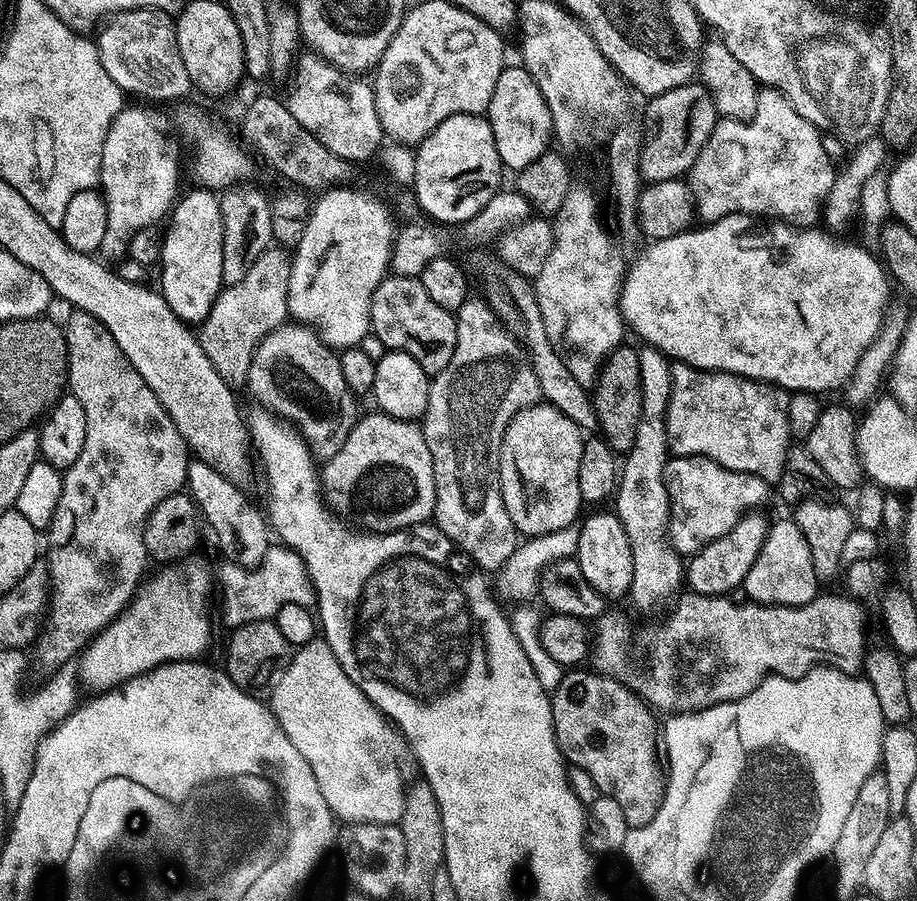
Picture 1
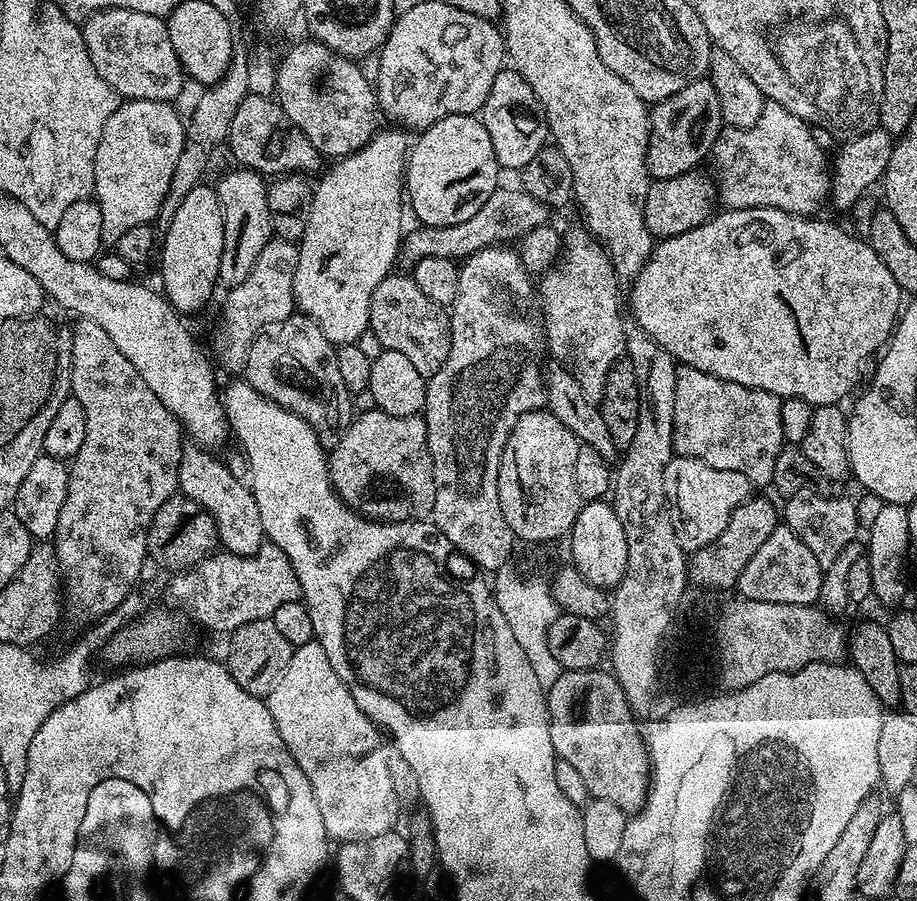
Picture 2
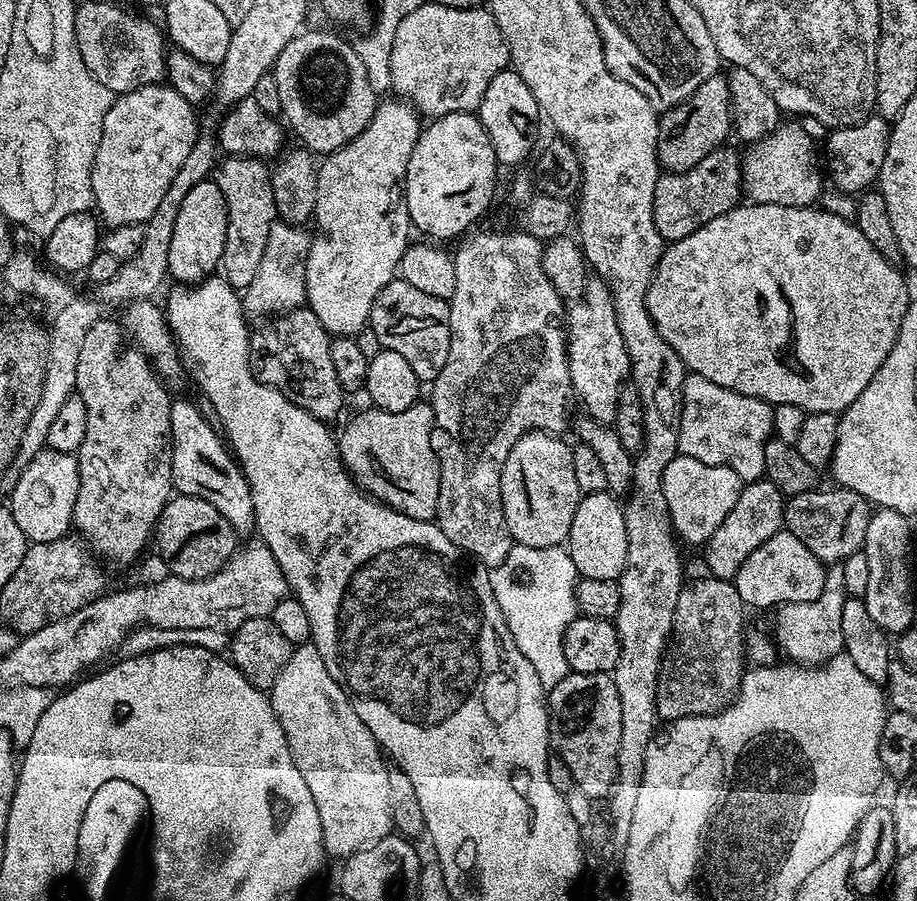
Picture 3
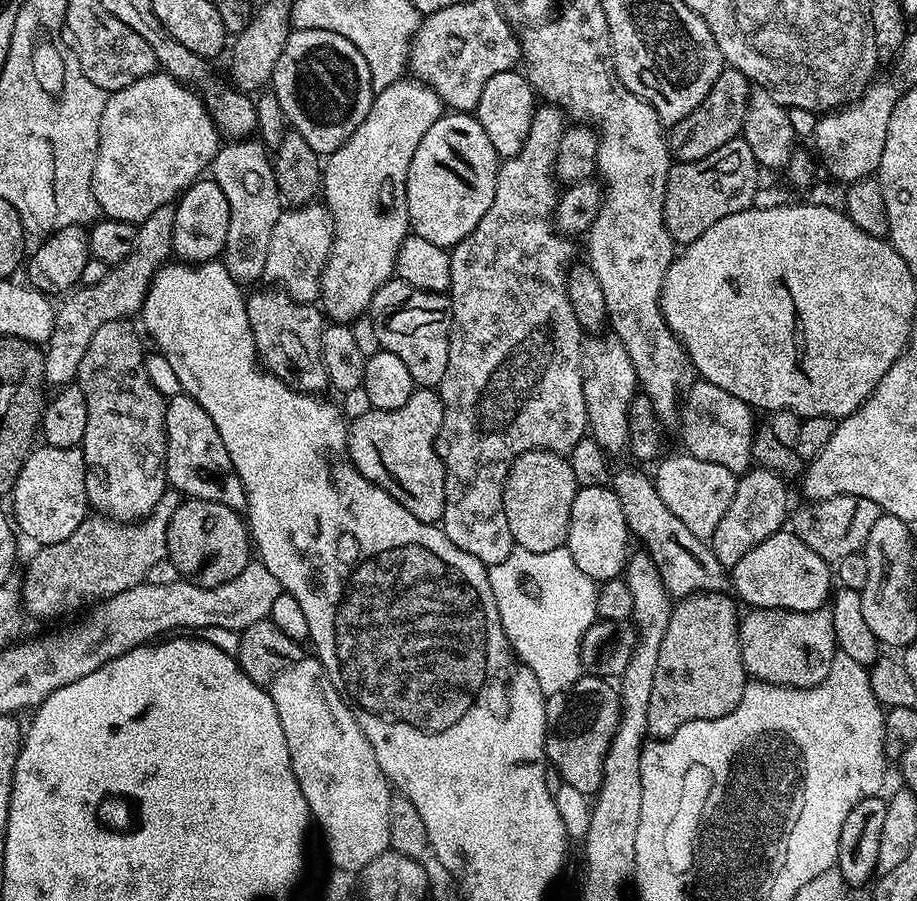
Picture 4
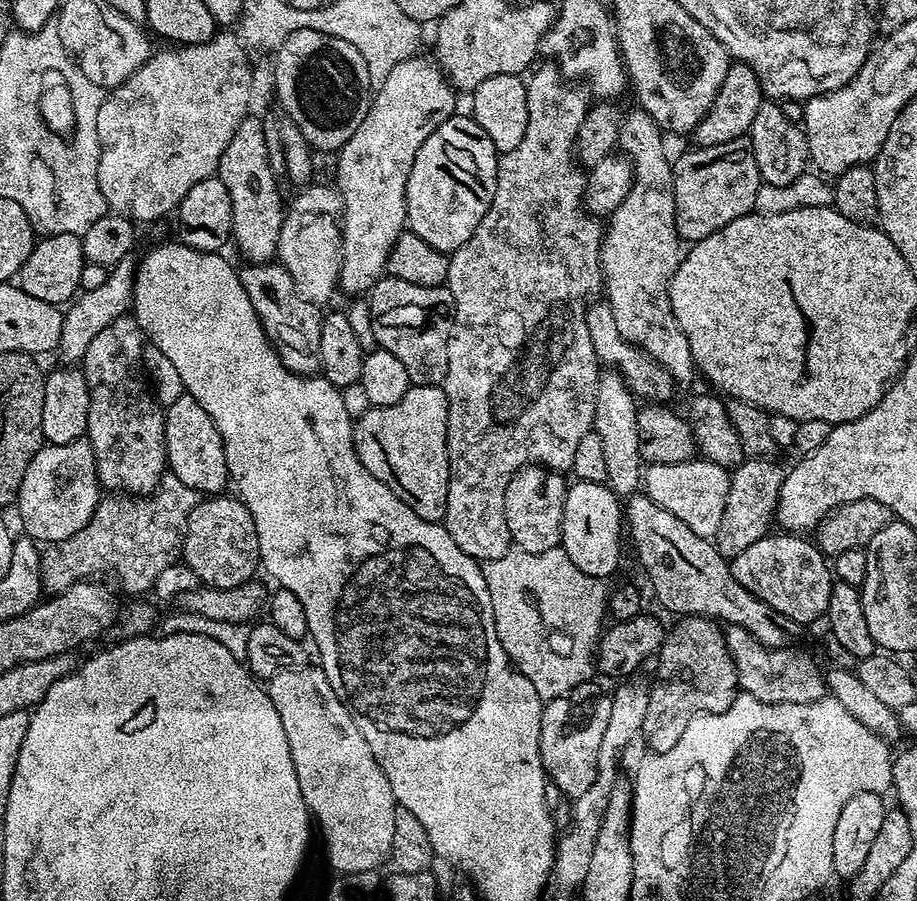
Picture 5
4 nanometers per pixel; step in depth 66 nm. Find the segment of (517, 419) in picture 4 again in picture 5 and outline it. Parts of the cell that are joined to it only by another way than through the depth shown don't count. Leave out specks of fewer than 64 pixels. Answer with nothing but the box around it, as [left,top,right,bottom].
[442,62,605,562]

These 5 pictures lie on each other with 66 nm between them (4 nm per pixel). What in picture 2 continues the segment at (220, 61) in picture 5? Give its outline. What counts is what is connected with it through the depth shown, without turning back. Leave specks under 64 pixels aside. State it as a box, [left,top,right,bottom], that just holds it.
[94,99,186,245]

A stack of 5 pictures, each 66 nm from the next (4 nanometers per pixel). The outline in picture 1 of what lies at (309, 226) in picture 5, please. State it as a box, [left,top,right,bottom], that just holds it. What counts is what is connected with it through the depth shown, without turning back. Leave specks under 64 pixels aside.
[198,246,291,386]

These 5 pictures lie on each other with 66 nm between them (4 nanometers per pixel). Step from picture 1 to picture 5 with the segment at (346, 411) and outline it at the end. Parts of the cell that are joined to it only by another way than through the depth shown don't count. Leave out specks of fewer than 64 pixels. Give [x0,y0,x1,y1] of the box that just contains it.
[239,263,322,376]

